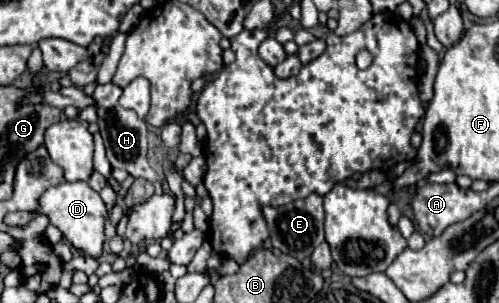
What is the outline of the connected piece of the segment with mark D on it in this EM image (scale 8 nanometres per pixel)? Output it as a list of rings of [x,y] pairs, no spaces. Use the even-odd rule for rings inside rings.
[[[62,182],[58,186],[48,188],[38,200],[38,212],[48,216],[50,224],[54,224],[64,238],[84,254],[98,258],[102,254],[104,244],[104,222],[106,222],[106,206],[98,192],[94,192],[86,182]]]

